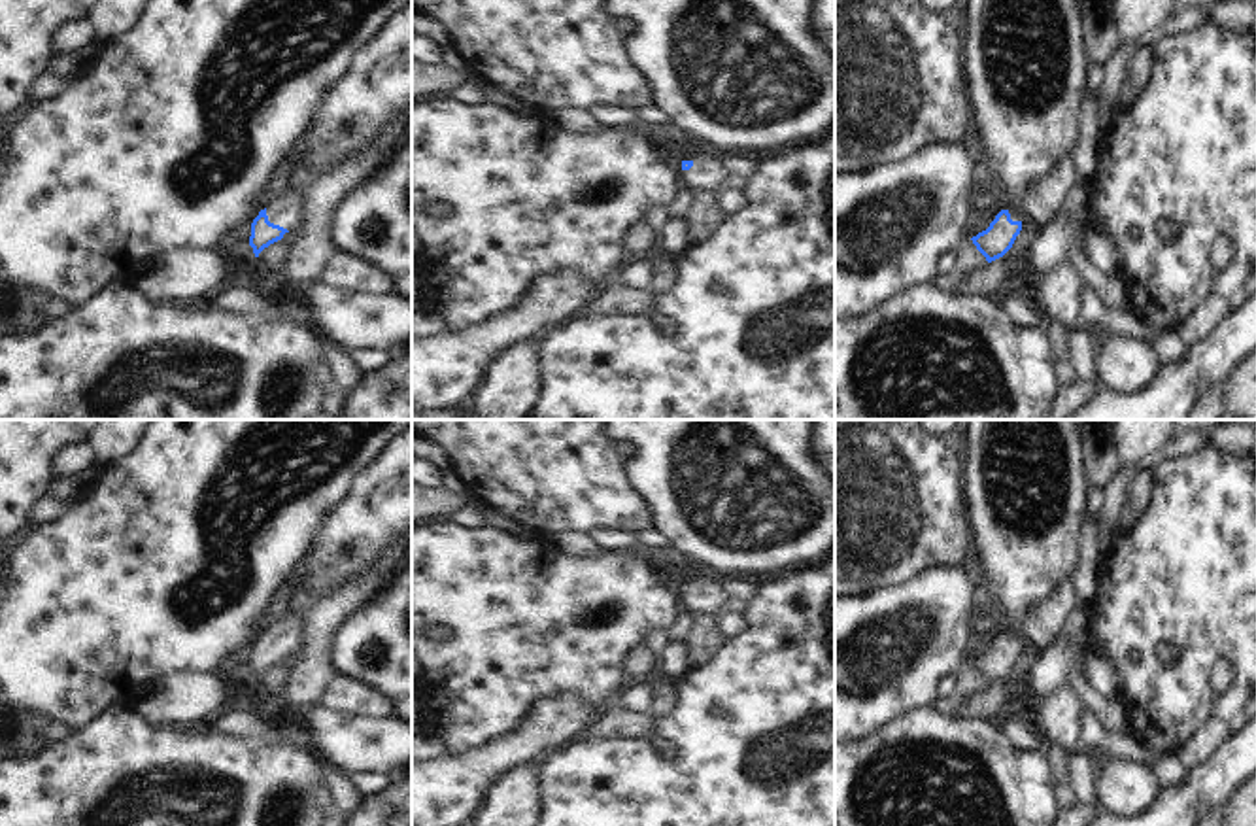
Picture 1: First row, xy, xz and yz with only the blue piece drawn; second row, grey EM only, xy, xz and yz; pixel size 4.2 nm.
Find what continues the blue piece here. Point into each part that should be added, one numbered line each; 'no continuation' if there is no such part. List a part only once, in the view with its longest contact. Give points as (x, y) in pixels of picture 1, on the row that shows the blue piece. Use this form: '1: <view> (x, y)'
1: xy (286, 210)

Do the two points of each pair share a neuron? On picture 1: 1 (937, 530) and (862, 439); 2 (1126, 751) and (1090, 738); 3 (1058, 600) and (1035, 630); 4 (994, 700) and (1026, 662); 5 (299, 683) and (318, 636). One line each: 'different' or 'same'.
1: same
2: same
3: same
4: same
5: same

